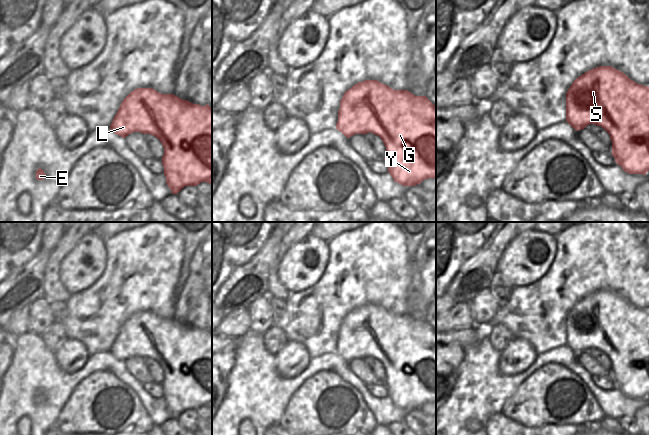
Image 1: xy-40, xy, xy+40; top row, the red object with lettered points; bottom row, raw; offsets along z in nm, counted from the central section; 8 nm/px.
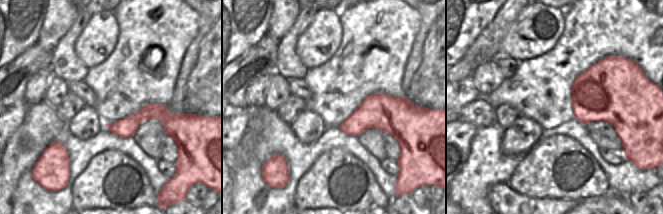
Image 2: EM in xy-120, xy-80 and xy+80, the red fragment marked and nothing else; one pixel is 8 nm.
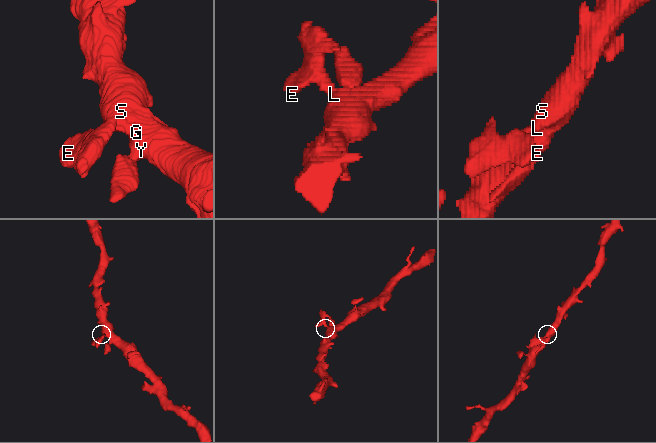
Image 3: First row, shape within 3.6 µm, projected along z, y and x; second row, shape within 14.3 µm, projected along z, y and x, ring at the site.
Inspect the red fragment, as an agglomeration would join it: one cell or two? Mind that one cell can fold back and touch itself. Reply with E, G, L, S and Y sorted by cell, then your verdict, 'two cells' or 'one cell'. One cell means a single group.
groups E G L S Y; one cell

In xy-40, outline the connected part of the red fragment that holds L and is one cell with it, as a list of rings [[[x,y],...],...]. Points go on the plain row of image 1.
[[[137,312],[122,325],[110,353],[123,362],[133,356],[151,358],[162,367],[164,371],[162,389],[166,407],[172,418],[177,418],[185,410],[197,410],[201,406],[212,409],[212,332],[208,328],[205,330],[193,328],[174,318],[161,318],[153,312]]]

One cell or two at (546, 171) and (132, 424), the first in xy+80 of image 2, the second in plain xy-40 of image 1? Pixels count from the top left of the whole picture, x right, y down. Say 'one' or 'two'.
one

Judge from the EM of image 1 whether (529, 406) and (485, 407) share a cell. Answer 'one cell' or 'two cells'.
two cells

